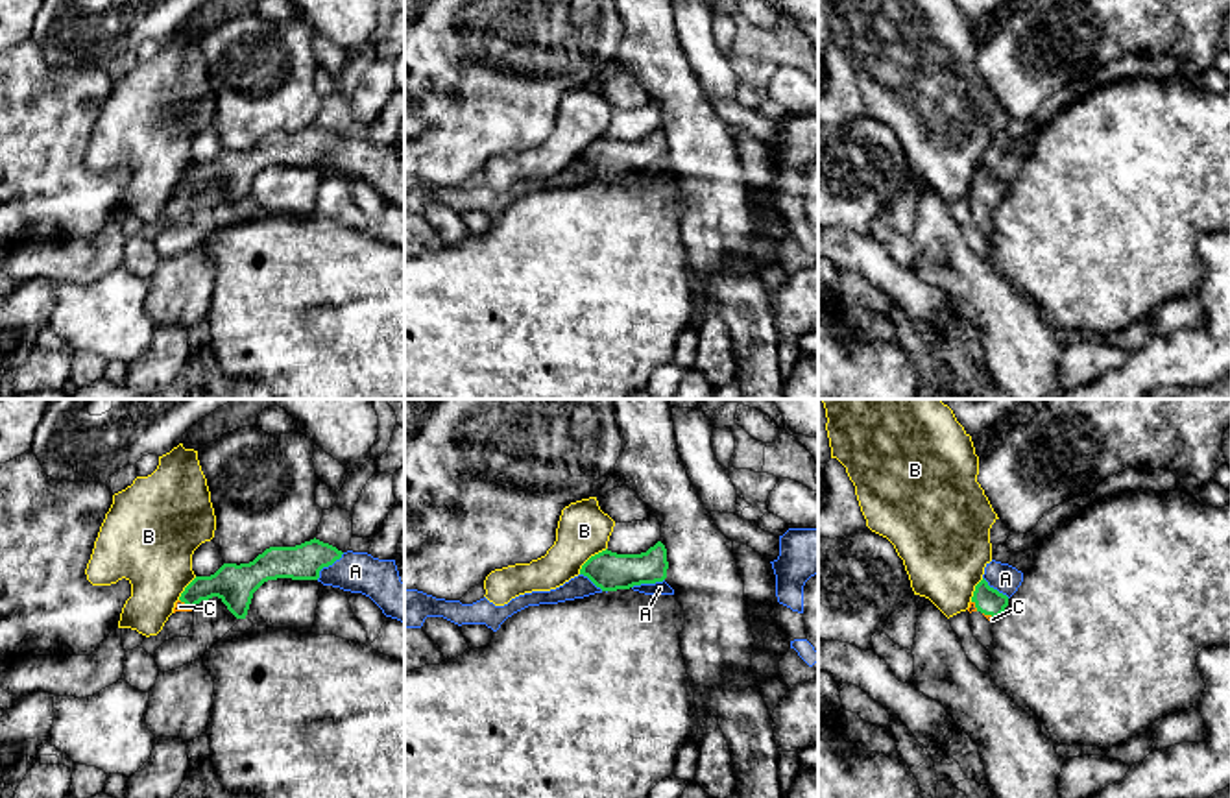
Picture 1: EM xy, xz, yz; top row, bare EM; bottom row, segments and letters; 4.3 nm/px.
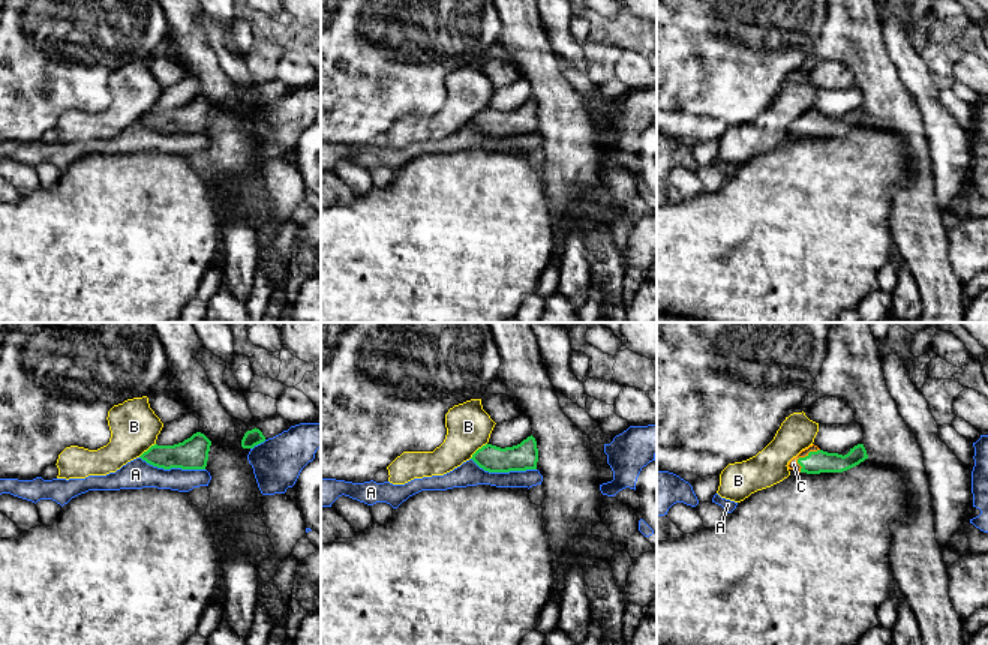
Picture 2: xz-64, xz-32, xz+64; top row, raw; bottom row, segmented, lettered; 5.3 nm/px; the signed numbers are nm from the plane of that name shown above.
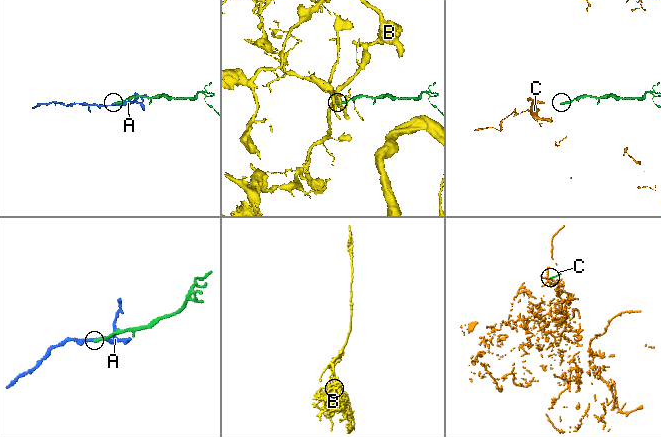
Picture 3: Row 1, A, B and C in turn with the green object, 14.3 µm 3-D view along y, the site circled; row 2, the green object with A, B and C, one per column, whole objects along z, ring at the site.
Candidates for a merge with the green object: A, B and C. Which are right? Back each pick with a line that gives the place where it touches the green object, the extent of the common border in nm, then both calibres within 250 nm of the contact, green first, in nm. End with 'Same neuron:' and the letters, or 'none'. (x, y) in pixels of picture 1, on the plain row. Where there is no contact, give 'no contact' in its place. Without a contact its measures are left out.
C: meets green in xy at (185, 189); contact 70 nm long; 180 nm thick on the green side, 50 nm on the other
Same neuron: C

